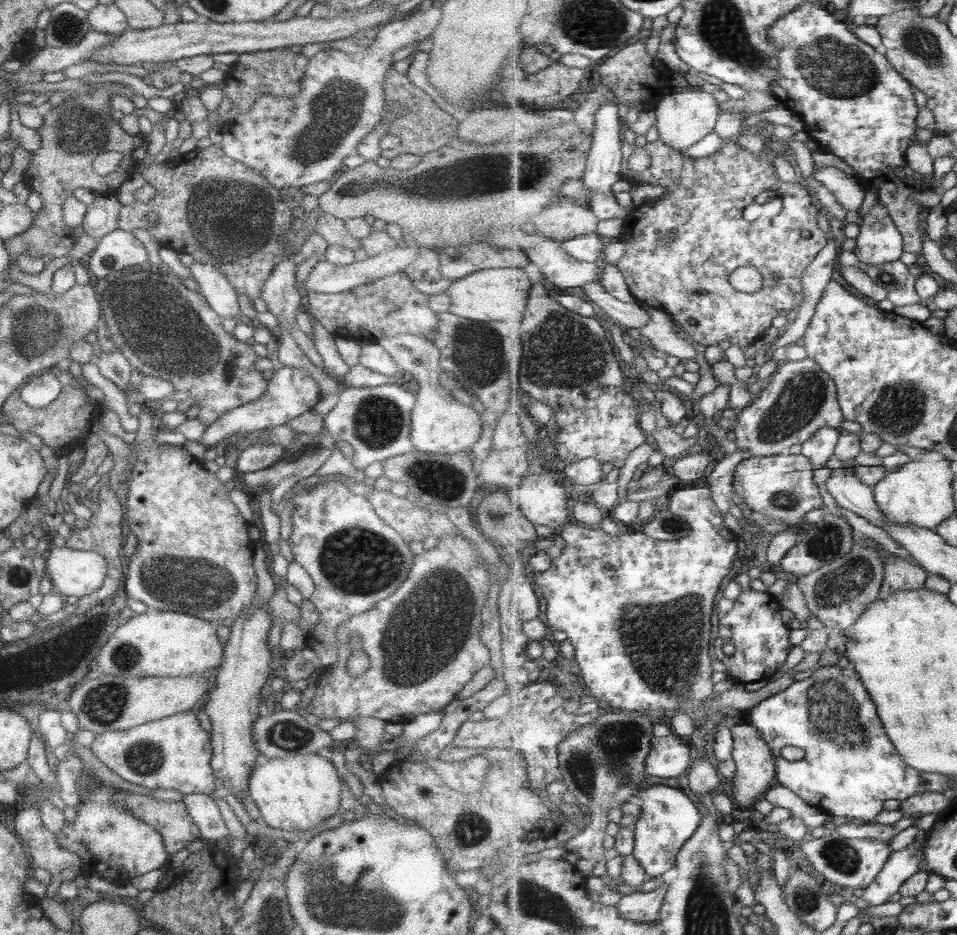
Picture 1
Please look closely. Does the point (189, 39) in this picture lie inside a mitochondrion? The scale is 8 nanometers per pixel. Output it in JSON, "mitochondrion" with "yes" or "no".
{"mitochondrion":"no"}

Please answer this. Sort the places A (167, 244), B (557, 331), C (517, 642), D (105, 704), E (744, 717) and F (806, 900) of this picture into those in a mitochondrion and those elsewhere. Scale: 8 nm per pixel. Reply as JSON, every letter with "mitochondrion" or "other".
{"A":"other","B":"mitochondrion","C":"other","D":"mitochondrion","E":"other","F":"mitochondrion"}

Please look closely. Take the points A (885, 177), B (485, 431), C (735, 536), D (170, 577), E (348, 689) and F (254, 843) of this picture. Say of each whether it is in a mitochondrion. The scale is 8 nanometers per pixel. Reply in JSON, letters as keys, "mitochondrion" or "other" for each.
{"A":"other","B":"other","C":"other","D":"mitochondrion","E":"other","F":"other"}

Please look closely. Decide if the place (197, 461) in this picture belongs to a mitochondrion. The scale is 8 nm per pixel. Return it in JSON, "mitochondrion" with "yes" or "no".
{"mitochondrion":"no"}

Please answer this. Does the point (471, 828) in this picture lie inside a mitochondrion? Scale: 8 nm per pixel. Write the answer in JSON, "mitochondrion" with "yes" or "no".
{"mitochondrion":"yes"}

